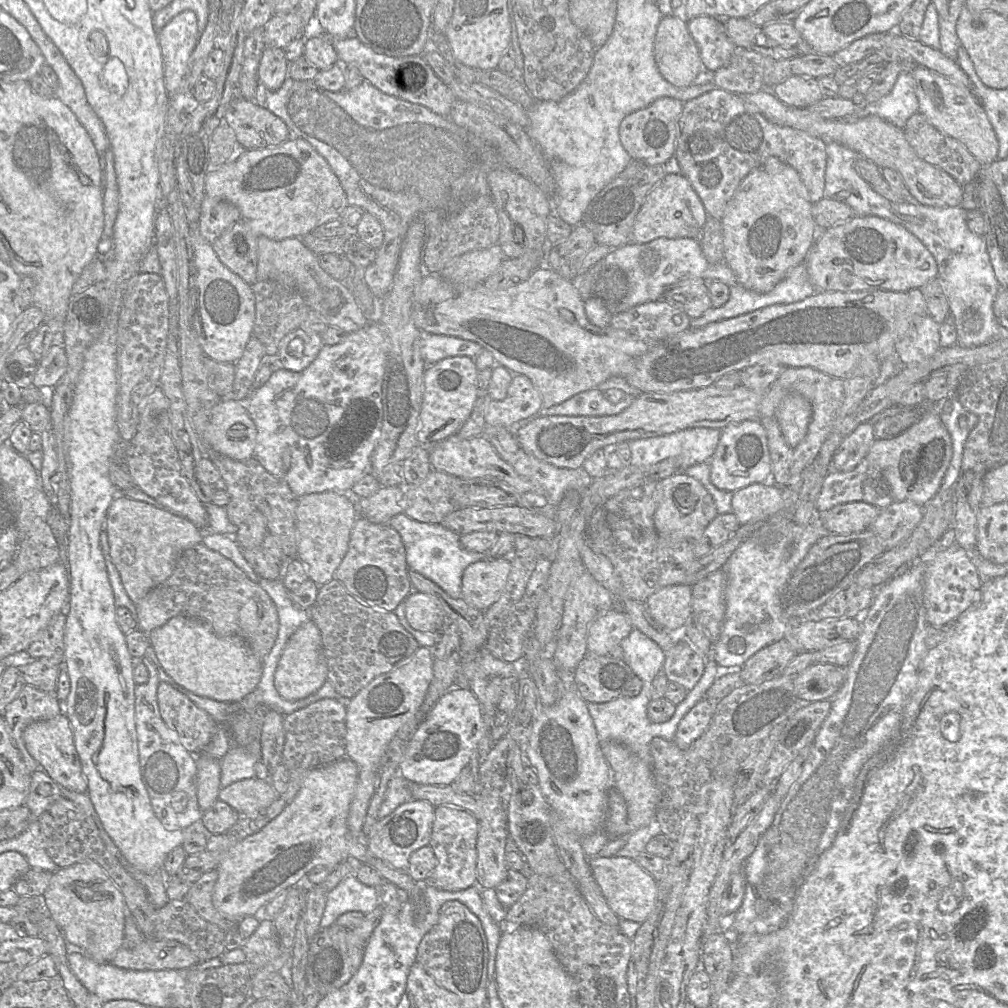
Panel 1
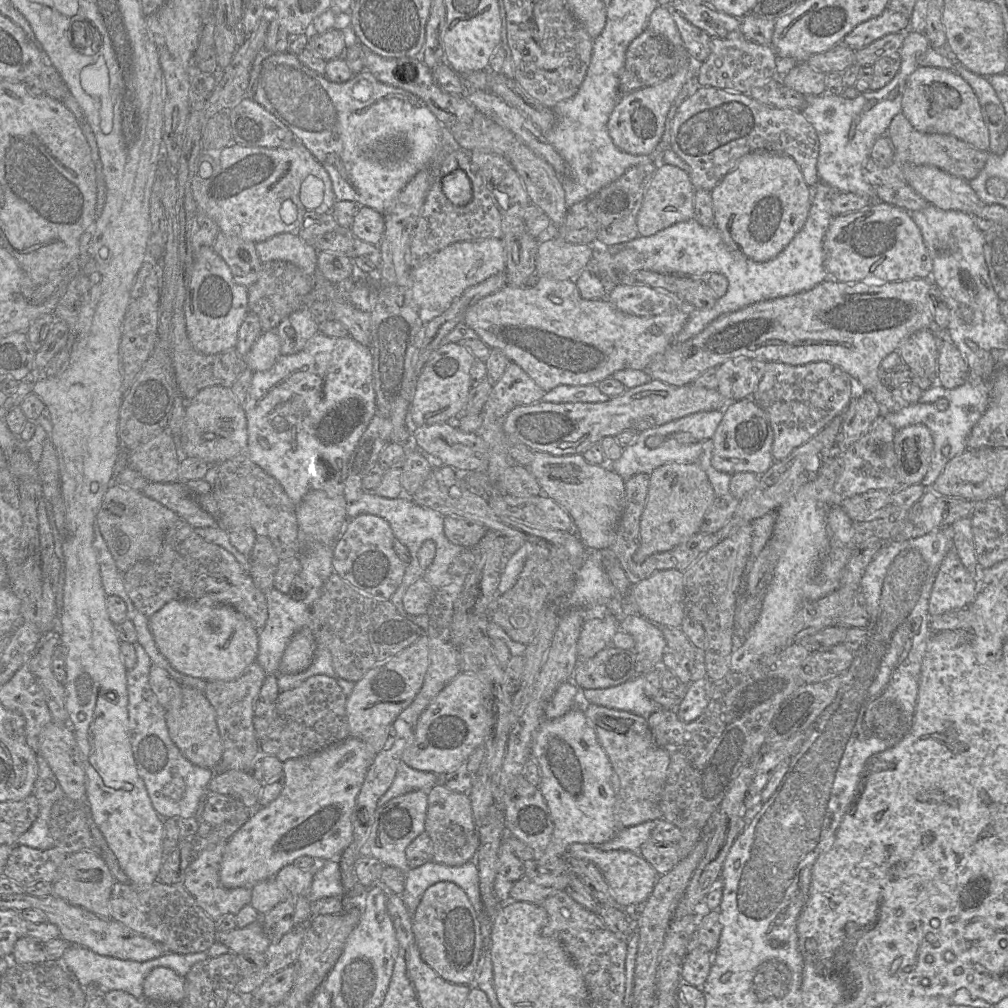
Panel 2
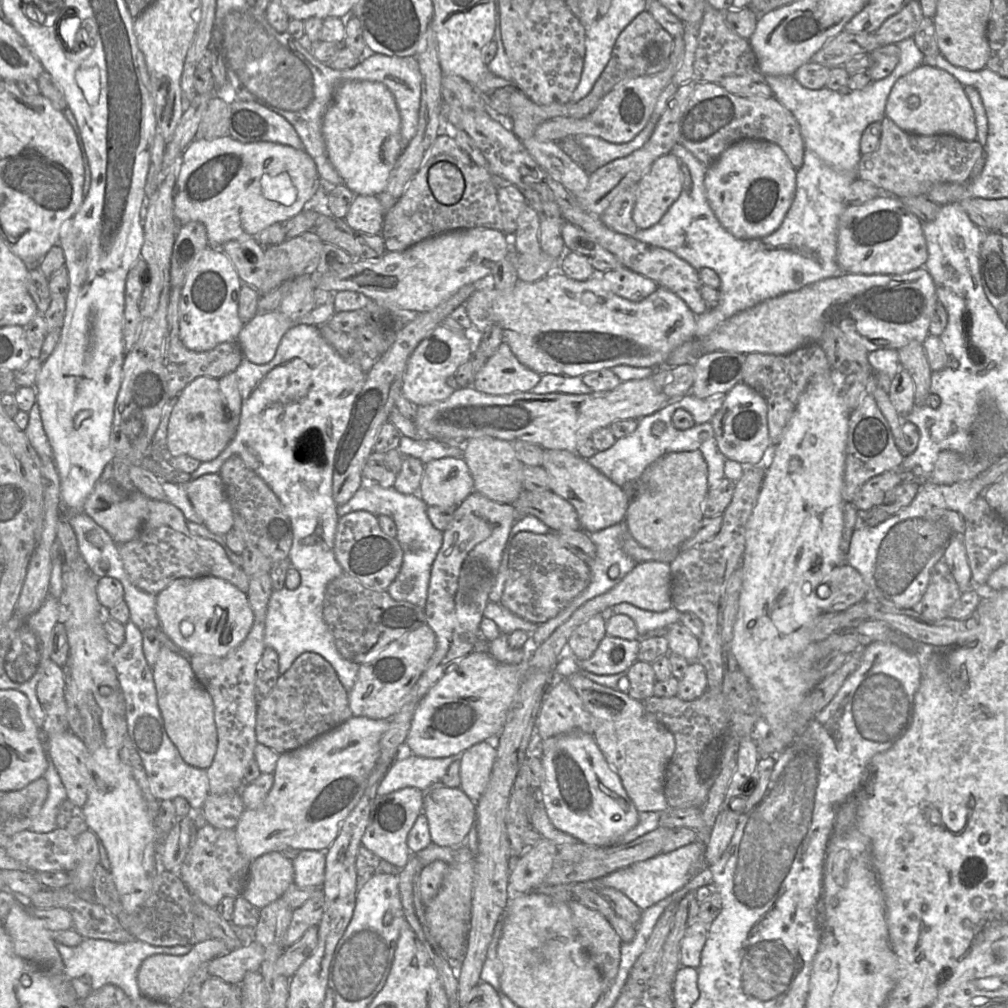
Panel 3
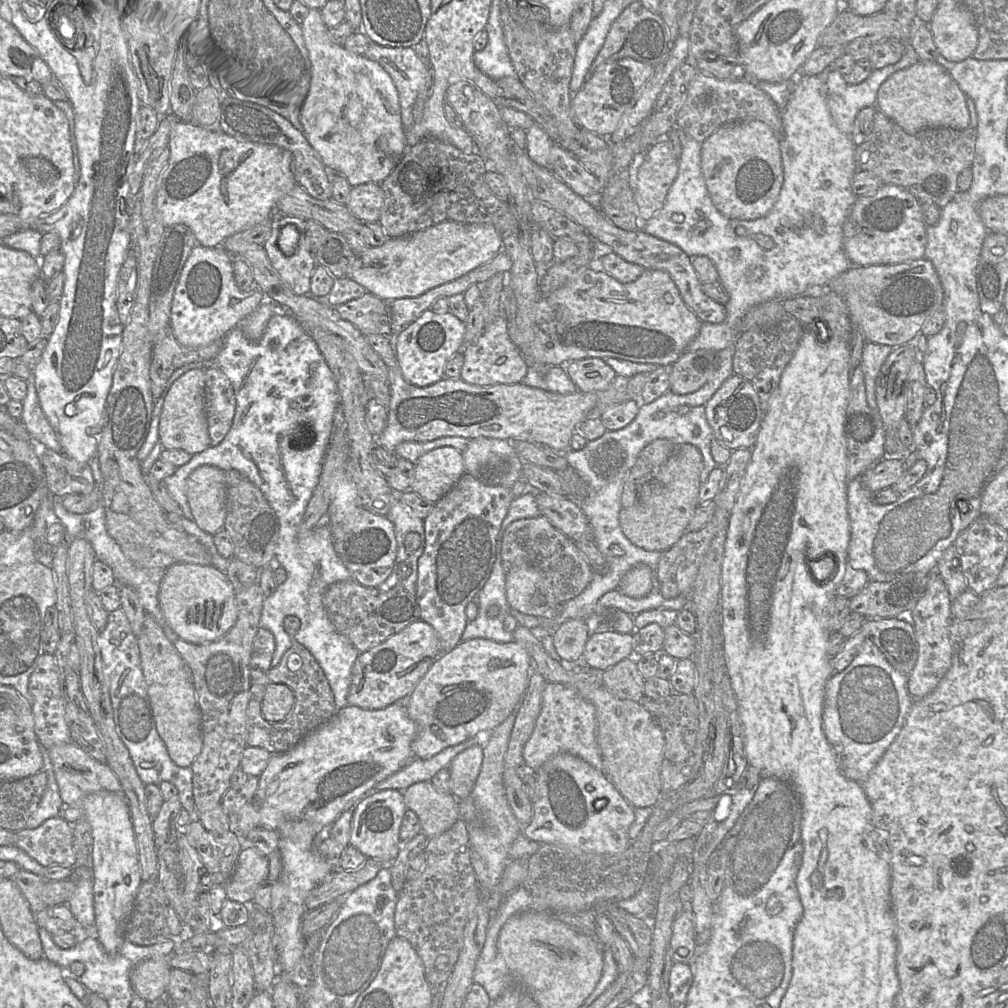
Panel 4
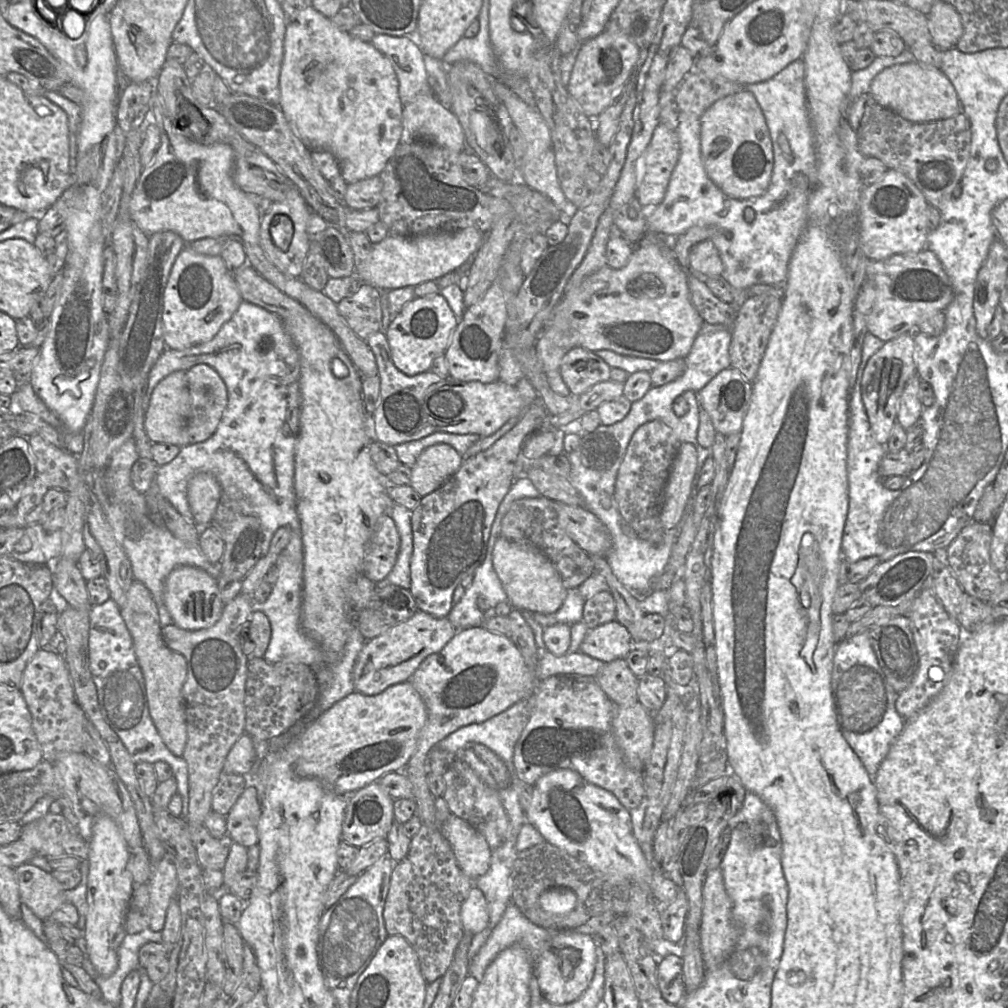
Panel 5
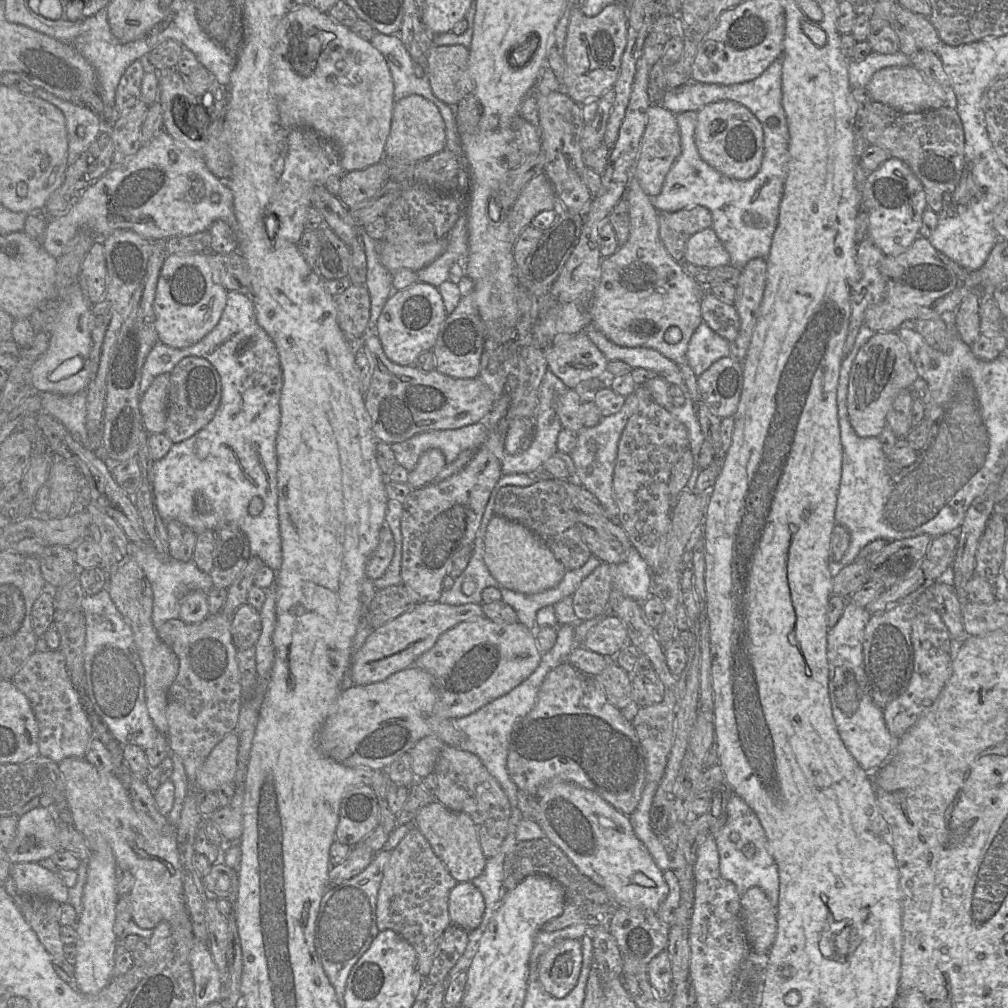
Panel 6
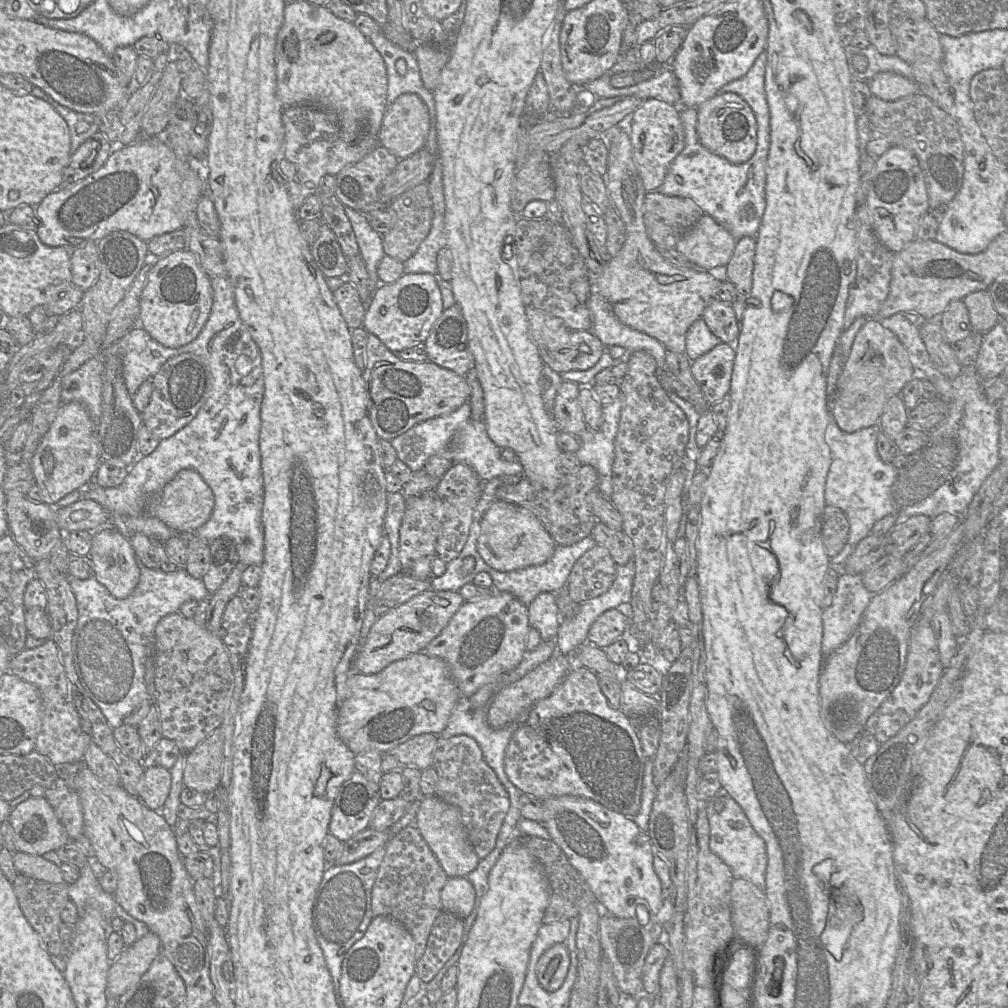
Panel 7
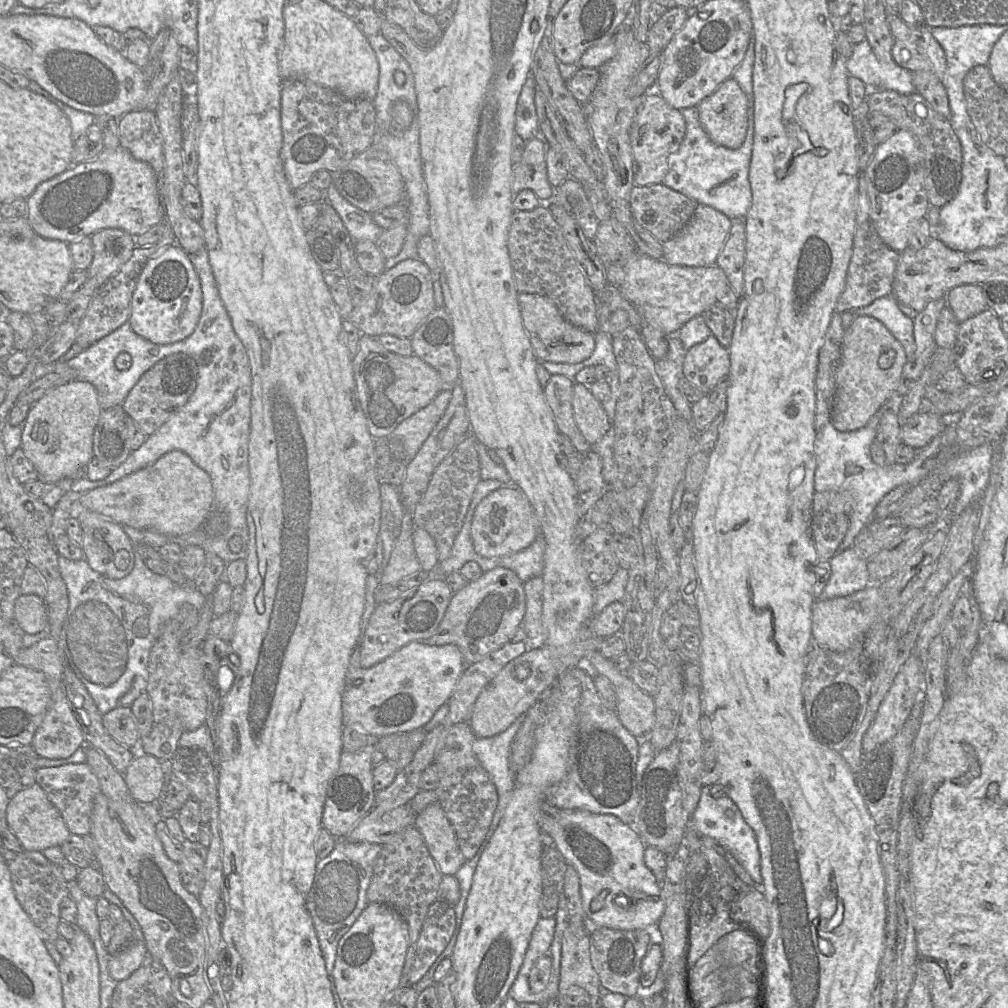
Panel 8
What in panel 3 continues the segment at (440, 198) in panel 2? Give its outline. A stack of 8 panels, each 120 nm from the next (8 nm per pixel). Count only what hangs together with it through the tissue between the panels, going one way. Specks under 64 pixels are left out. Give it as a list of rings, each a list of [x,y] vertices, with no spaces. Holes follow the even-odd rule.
[[[441,132],[426,151],[422,165],[413,176],[402,196],[386,210],[381,234],[389,252],[404,251],[436,235],[475,227],[488,227],[503,231],[502,212],[498,202],[497,179],[489,169],[475,164],[458,146],[452,135]],[[439,160],[448,160],[458,167],[465,180],[461,199],[453,205],[444,205],[434,196],[428,181],[430,167]]]

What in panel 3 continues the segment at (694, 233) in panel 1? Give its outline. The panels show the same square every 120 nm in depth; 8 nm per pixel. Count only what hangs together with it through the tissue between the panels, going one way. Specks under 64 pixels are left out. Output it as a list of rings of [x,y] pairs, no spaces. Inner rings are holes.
[[[672,153],[657,158],[638,182],[633,209],[638,229],[658,223],[682,191],[680,161]]]

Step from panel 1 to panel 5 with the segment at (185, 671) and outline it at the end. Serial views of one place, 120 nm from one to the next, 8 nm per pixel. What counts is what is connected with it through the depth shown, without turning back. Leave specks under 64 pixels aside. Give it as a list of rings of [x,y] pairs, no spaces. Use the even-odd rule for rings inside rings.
[[[178,566],[169,573],[164,583],[163,597],[173,623],[189,631],[213,626],[219,620],[224,608],[217,580],[207,572],[192,566]]]

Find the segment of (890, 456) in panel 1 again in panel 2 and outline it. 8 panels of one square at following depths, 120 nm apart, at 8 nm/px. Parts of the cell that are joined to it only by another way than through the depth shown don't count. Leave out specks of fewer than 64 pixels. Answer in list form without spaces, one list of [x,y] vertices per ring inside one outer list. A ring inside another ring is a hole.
[[[915,424],[896,430],[896,470],[903,486],[922,483],[931,464],[933,449],[933,438],[925,425]]]

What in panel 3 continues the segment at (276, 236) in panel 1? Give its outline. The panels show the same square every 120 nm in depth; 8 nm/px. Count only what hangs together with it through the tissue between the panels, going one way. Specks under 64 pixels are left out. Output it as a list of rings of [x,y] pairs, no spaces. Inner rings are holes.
[[[227,135],[212,140],[202,138],[195,138],[182,152],[181,164],[179,173],[176,179],[174,194],[173,194],[173,212],[175,219],[179,224],[187,223],[190,221],[197,221],[204,224],[207,231],[207,237],[212,247],[220,247],[228,241],[241,240],[247,238],[257,238],[257,236],[267,227],[275,223],[285,223],[289,219],[301,213],[309,206],[311,199],[314,197],[320,179],[318,177],[316,165],[312,158],[304,151],[295,149],[288,145],[283,145],[275,142],[252,142],[243,143],[233,139]]]

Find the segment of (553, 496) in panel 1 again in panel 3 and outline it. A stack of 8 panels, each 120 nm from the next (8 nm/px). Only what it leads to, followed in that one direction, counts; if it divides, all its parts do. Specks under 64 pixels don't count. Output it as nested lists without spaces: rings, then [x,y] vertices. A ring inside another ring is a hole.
[[[545,450],[542,467],[549,476],[550,491],[568,501],[576,510],[582,530],[597,532],[624,521],[629,498],[625,491],[576,453]]]

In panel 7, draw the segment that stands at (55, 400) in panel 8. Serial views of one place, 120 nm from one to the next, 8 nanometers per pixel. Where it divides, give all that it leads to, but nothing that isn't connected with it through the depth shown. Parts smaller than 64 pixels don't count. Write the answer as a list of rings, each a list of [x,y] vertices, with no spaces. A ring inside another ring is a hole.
[[[79,402],[62,403],[31,460],[31,470],[41,489],[43,502],[52,506],[70,492],[93,481],[101,462],[97,425],[88,411]]]

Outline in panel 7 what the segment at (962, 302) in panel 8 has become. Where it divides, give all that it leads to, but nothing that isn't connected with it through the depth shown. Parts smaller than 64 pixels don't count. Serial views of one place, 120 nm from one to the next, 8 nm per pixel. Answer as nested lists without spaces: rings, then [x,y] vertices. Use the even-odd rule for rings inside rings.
[[[987,290],[970,293],[962,300],[969,312],[973,332],[985,334],[1000,322]]]

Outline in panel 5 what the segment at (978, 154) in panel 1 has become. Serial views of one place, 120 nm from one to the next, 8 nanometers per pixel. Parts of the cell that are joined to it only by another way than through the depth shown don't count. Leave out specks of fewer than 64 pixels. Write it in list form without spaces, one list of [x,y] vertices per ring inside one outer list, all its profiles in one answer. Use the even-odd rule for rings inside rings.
[[[916,61],[896,64],[879,72],[870,84],[869,93],[877,104],[915,123],[947,119],[961,112],[956,90],[942,70]]]

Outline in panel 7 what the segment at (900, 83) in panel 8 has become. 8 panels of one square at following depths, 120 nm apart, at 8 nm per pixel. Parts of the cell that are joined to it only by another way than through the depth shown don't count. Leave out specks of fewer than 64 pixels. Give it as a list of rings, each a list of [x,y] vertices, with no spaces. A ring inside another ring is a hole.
[[[871,44],[864,49],[848,46],[845,54],[847,57],[849,72],[854,80],[860,80],[867,83],[880,72],[894,72],[914,81],[912,64],[903,61],[896,54],[892,56],[882,55]],[[854,55],[866,57],[868,65],[864,72],[856,71],[852,65],[851,59]]]

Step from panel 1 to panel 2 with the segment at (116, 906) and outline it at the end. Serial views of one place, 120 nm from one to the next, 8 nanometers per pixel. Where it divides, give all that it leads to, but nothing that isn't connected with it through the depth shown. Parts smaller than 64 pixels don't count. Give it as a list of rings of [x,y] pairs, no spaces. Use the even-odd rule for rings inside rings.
[[[79,851],[67,855],[60,877],[53,882],[52,895],[99,917],[110,919],[109,899],[115,881],[101,856],[90,851]]]

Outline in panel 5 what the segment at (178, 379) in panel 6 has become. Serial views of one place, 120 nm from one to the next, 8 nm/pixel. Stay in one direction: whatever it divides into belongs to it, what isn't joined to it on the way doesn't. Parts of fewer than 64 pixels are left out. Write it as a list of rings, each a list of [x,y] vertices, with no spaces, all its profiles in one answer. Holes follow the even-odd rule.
[[[197,364],[186,371],[190,395],[187,432],[190,444],[204,442],[216,431],[227,406],[227,388],[215,369]]]

